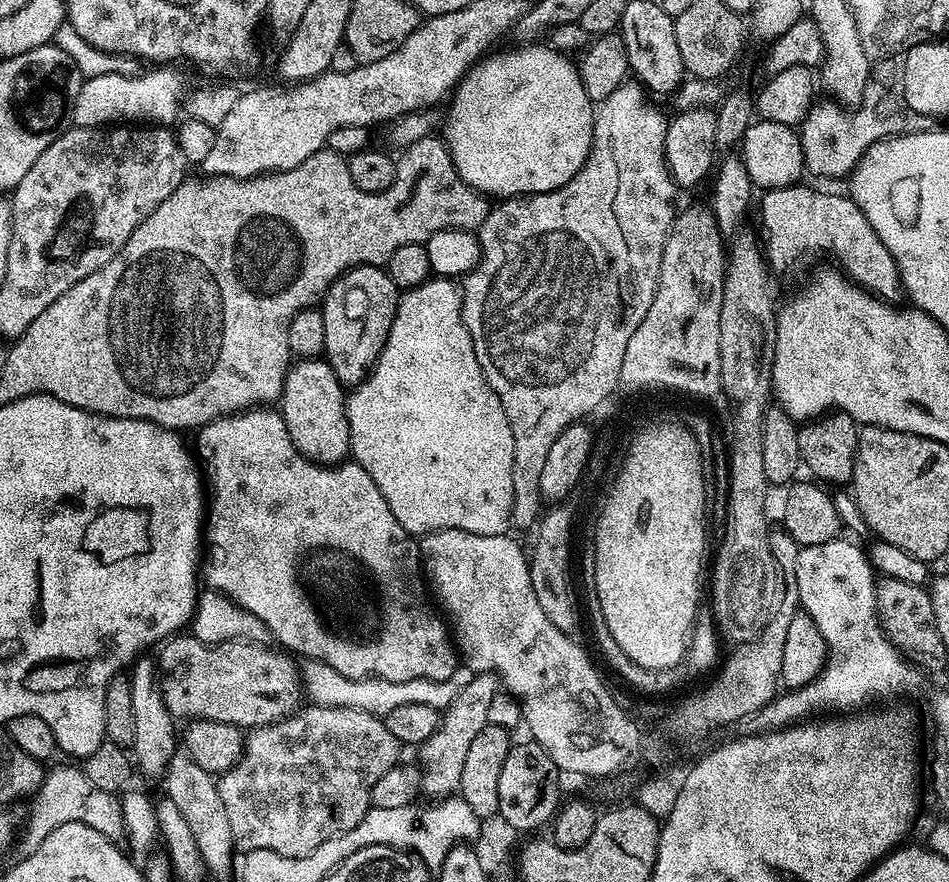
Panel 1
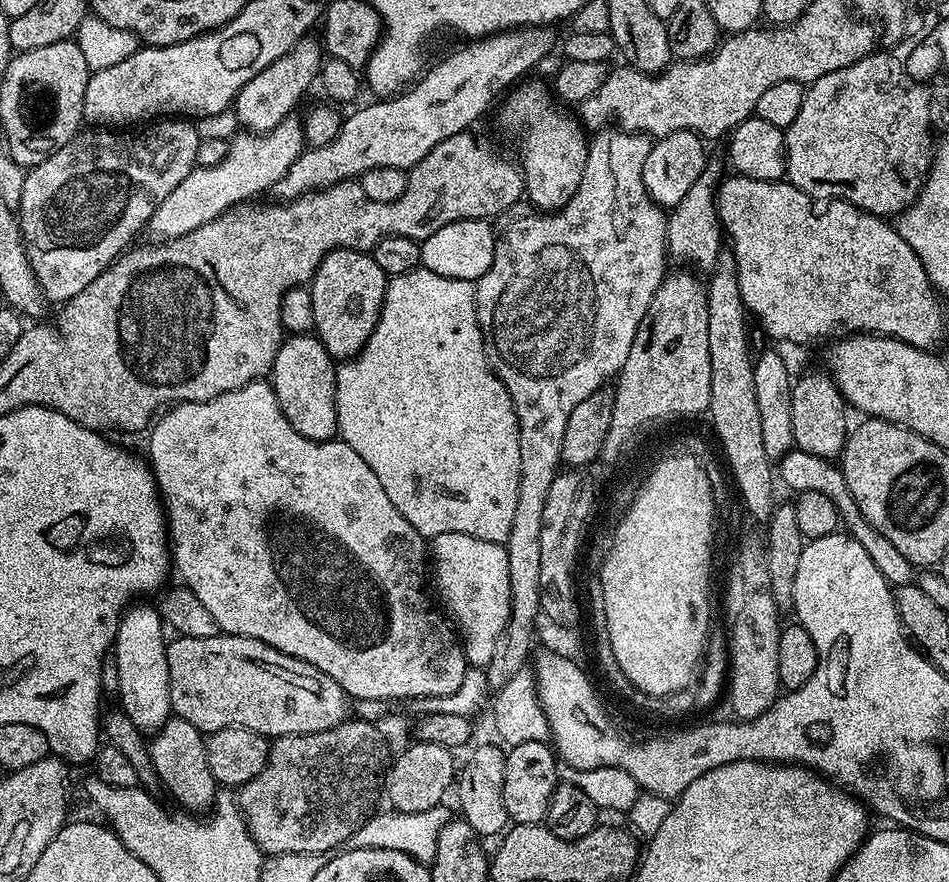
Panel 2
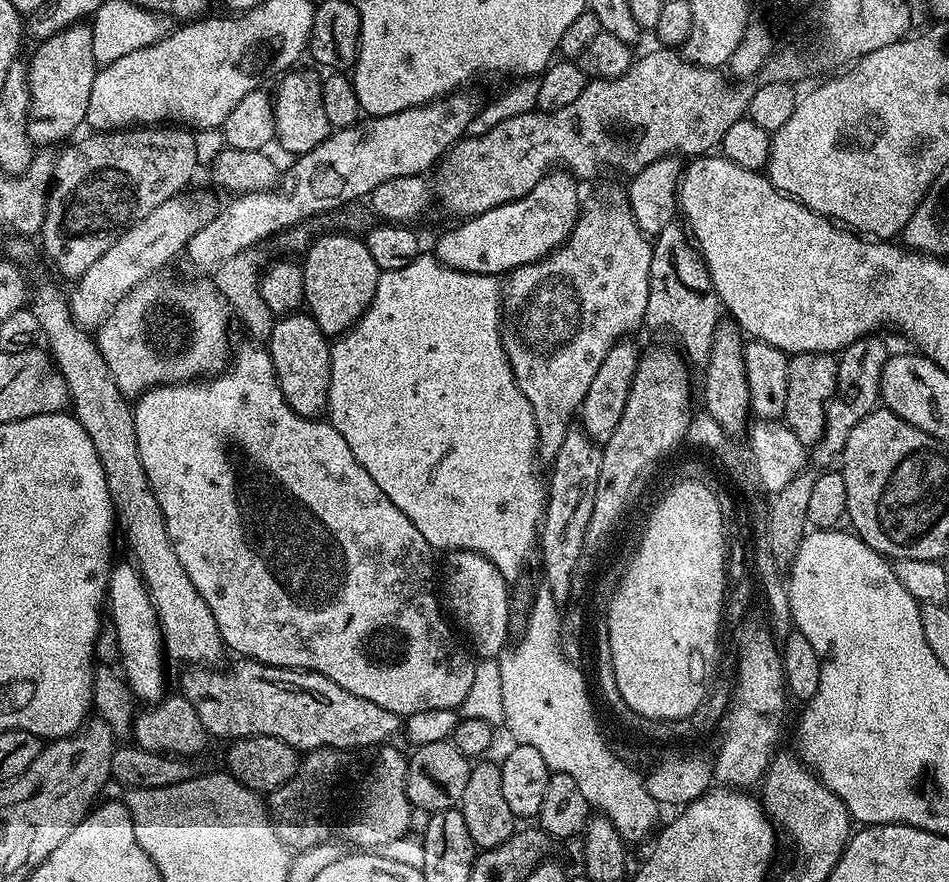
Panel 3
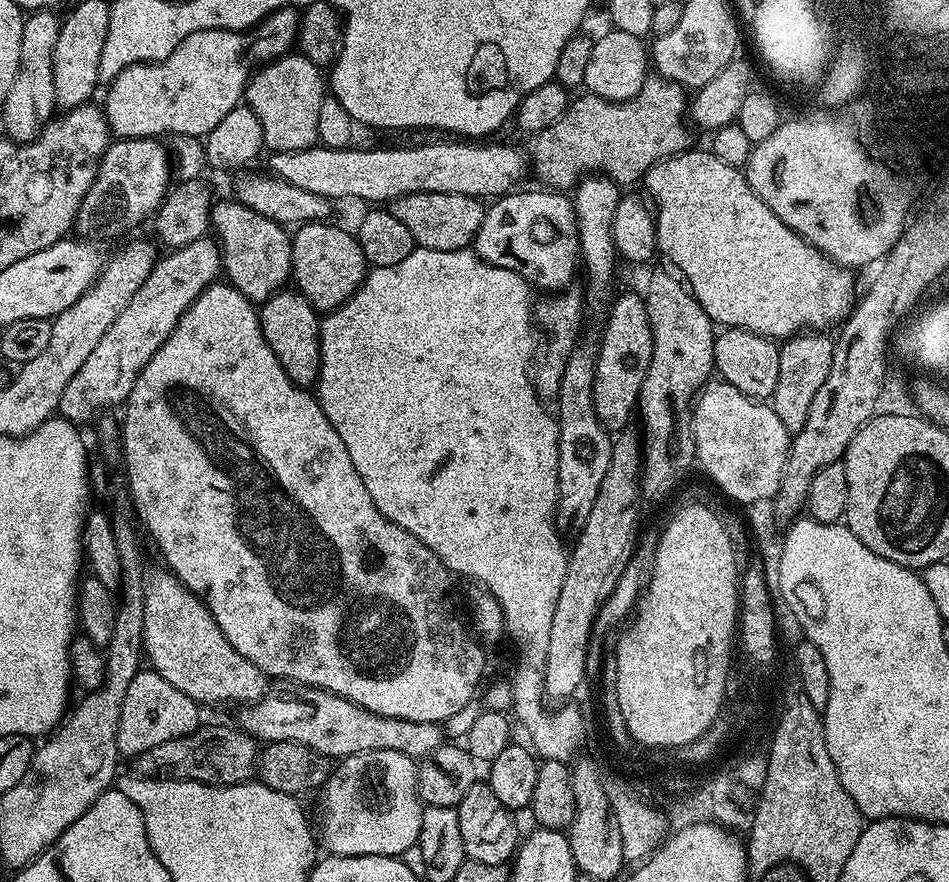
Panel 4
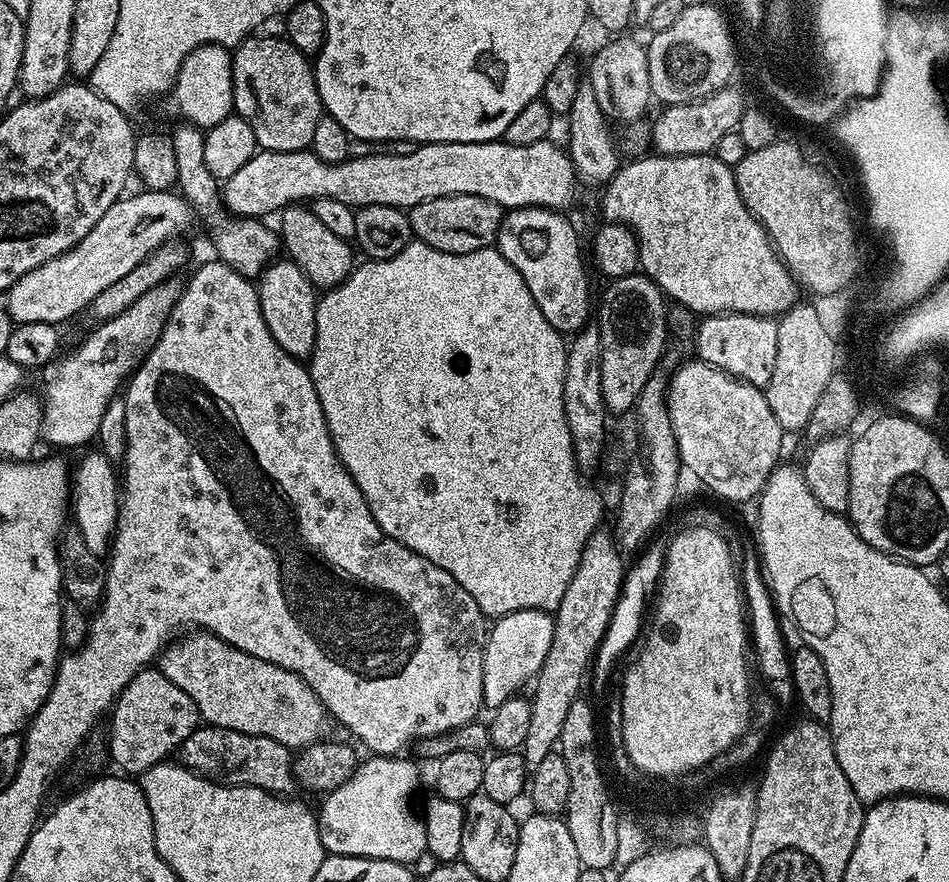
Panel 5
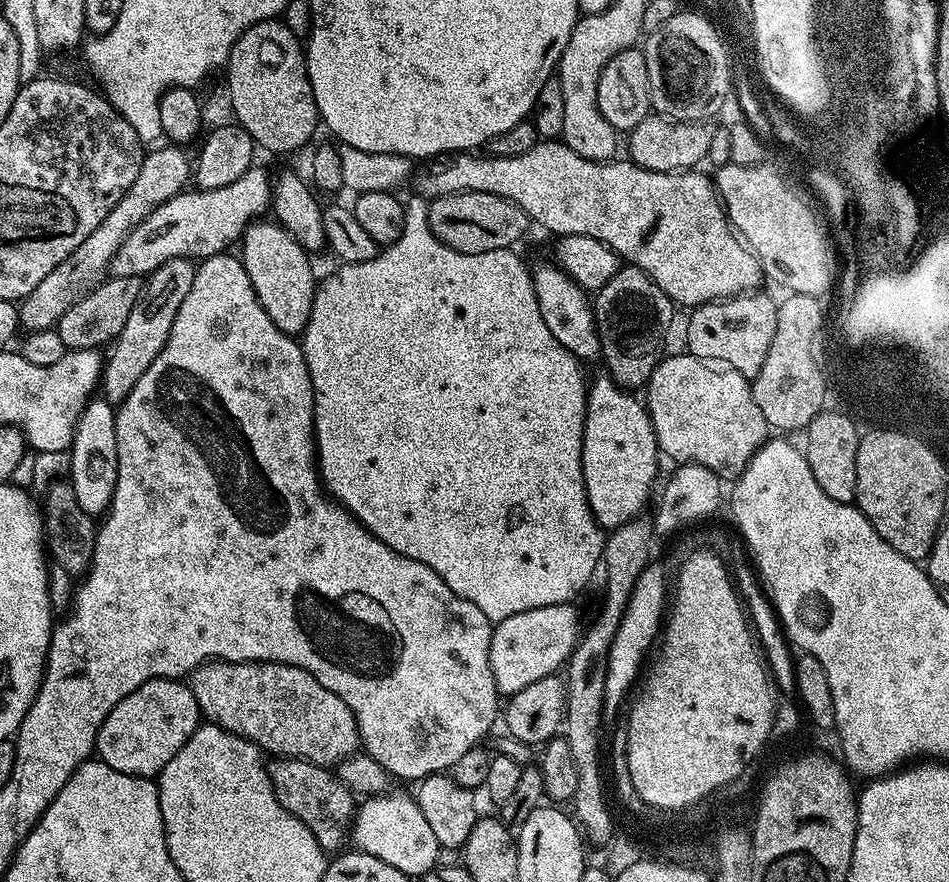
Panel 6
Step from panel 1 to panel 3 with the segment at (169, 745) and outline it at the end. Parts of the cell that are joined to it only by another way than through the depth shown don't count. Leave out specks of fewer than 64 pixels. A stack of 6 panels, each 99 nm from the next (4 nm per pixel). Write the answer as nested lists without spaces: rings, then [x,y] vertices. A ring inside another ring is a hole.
[[[113,563],[112,573],[108,578],[108,595],[106,612],[112,615],[110,627],[117,631],[118,650],[120,651],[118,668],[133,697],[145,705],[156,704],[166,695],[164,689],[164,662],[166,653],[158,614],[154,610],[154,602],[148,593],[144,579],[135,563]]]

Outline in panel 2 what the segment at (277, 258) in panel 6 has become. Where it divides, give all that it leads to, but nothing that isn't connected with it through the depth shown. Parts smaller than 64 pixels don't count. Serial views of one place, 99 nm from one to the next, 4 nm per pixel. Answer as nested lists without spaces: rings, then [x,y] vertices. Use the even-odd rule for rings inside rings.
[[[292,334],[281,343],[274,358],[270,373],[270,383],[286,414],[286,422],[302,434],[302,438],[311,440],[331,440],[336,430],[336,369],[337,361],[322,346],[314,334]]]

